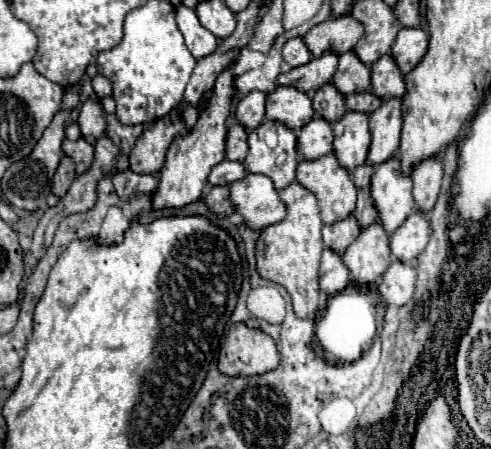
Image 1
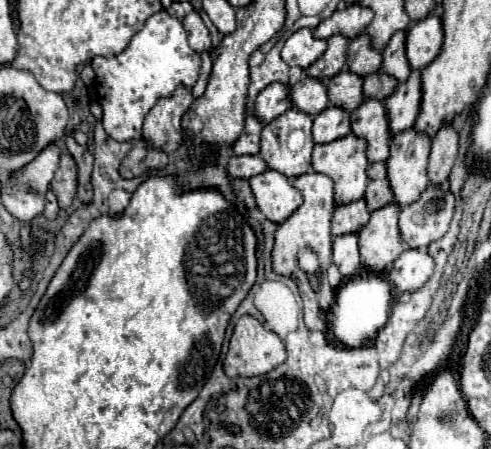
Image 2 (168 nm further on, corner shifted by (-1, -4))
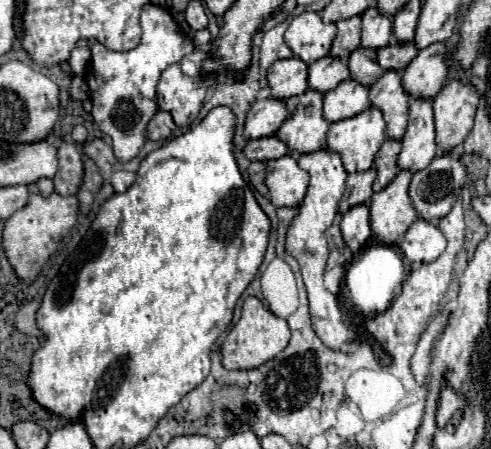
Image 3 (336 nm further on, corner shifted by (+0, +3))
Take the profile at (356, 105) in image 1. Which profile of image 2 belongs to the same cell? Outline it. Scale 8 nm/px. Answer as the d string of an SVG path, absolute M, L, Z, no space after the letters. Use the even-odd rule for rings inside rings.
M373 72L369 76L365 76L365 84L363 84L363 92L367 98L387 98L397 86L397 80L385 72Z

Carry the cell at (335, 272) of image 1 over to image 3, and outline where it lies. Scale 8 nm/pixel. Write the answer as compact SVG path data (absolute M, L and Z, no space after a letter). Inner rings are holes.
M356 205L352 207L340 223L340 231L342 231L342 239L344 245L352 251L358 253L368 239L372 237L370 231L370 217L368 217L368 205Z

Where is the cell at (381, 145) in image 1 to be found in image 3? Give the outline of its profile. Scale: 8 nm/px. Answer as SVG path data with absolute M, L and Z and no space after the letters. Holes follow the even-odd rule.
M444 43L430 45L412 59L402 71L402 87L410 97L432 101L448 79L448 47Z

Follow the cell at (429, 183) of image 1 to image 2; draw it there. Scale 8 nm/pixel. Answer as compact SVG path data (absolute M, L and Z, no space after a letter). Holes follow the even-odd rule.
M445 122L439 132L433 136L431 144L431 154L429 154L429 178L431 182L445 182L455 160L457 160L457 150L459 150L459 132Z

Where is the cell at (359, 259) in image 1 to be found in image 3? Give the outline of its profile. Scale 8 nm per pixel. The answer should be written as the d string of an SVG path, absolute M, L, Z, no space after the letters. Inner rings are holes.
M400 171L386 189L372 195L370 227L378 243L396 245L406 229L418 219L412 203L408 201L410 179L412 173Z

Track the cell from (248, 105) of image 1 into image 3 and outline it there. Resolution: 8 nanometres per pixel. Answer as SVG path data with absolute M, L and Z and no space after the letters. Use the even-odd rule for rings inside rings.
M296 57L276 61L268 69L268 77L266 77L268 87L272 91L270 97L284 101L288 97L304 93L308 89L306 75L308 75L308 65Z

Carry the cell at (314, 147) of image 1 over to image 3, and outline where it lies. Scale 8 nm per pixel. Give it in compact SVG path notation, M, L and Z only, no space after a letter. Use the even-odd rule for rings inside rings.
M346 79L336 89L324 95L324 119L336 123L362 113L368 107L368 89L360 83Z

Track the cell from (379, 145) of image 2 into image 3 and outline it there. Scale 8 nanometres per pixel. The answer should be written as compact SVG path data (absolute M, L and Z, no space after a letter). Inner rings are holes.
M386 71L376 85L370 87L370 107L382 111L386 121L386 137L400 141L408 123L408 95L402 89L400 73Z

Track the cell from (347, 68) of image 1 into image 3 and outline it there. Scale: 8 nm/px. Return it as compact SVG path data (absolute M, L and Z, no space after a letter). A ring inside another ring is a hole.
M376 7L368 9L362 15L362 37L360 37L360 47L364 49L384 49L390 45L392 37L392 19L380 15Z

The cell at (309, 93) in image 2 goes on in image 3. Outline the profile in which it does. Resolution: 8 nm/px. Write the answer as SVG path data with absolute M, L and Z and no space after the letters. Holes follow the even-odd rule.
M324 57L308 65L308 89L328 93L336 89L344 79L348 79L348 67L336 57Z

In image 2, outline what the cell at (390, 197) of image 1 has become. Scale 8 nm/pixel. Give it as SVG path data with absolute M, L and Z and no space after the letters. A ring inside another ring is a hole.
M407 128L391 138L391 156L385 162L395 194L395 202L407 206L429 186L427 160L431 138L415 128Z

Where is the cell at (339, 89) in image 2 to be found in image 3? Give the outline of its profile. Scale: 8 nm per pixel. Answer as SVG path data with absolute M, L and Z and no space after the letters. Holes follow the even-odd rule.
M362 47L350 55L348 69L350 69L350 79L354 79L364 87L370 87L372 83L376 83L376 79L384 73L376 63L376 51L362 49Z

